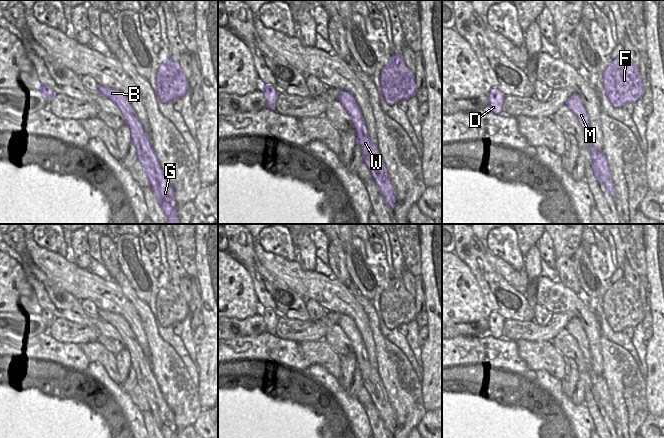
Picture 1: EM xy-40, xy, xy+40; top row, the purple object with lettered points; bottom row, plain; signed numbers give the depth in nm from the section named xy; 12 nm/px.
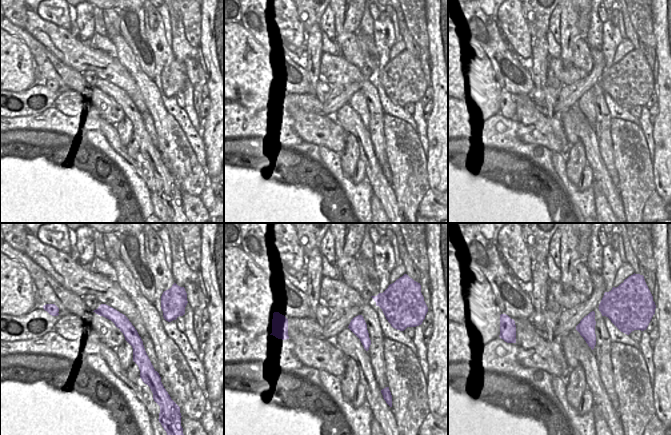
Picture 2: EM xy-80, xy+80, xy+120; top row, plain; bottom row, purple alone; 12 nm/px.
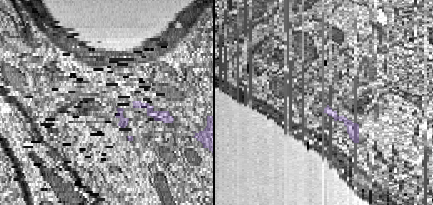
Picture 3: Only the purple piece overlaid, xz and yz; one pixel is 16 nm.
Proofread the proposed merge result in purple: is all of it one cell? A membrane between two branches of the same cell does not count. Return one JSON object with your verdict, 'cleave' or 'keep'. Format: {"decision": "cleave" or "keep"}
{"decision": "cleave"}

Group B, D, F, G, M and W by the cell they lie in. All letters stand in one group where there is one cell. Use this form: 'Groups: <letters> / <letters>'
Groups: B F G M W / D.

